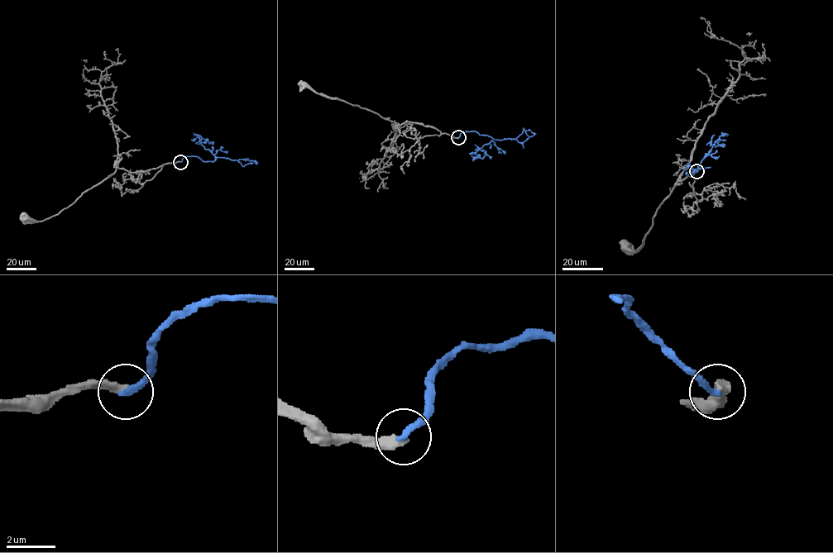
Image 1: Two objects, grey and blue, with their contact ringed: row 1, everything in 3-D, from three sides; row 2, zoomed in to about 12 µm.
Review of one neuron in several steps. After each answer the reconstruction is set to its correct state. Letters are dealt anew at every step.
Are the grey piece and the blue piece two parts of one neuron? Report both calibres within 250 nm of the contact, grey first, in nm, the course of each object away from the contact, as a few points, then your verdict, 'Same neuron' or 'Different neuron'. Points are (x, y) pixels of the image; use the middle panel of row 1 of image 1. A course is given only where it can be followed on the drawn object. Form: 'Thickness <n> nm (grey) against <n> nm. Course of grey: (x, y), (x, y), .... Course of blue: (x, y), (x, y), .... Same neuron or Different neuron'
Thickness 340 nm (grey) against 260 nm. Course of grey: (458, 137), (411, 121), (395, 125), (366, 108), (317, 93), (303, 84). Course of blue: (458, 137), (462, 132), (471, 131), (493, 139), (479, 149), (485, 154), (481, 159), (479, 154), (469, 154). Different neuron

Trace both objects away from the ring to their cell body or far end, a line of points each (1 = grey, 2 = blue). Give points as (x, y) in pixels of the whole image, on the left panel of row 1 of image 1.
1: (180, 162), (164, 164), (144, 172), (129, 172), (117, 167), (113, 173), (57, 214), (39, 221), (25, 215)
2: (180, 162), (184, 157), (198, 157), (209, 161), (215, 159), (201, 144), (208, 139), (201, 136), (191, 140)

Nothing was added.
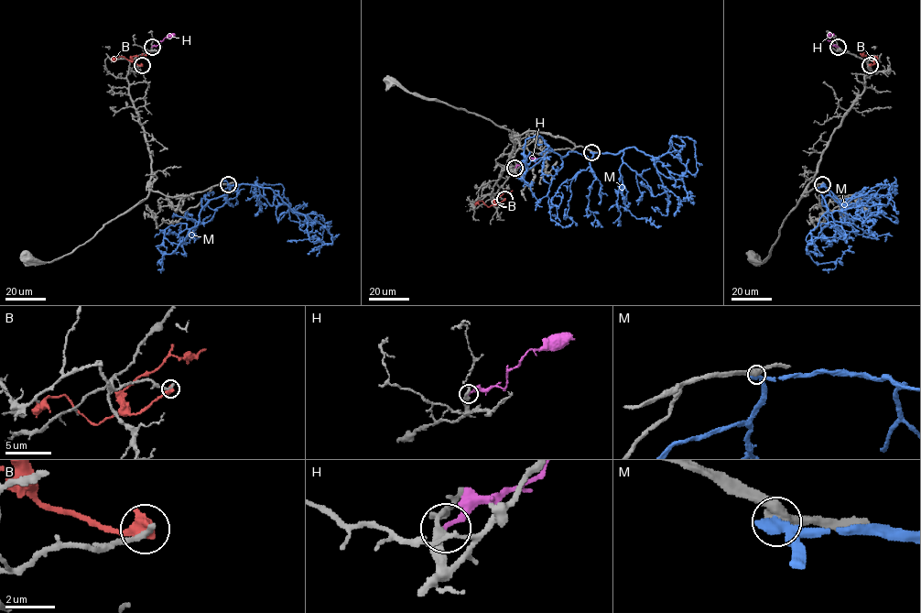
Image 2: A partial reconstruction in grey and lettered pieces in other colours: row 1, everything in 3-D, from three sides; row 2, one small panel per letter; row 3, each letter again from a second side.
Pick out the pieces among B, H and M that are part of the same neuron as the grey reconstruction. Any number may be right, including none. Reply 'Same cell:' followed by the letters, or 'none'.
Same cell: none

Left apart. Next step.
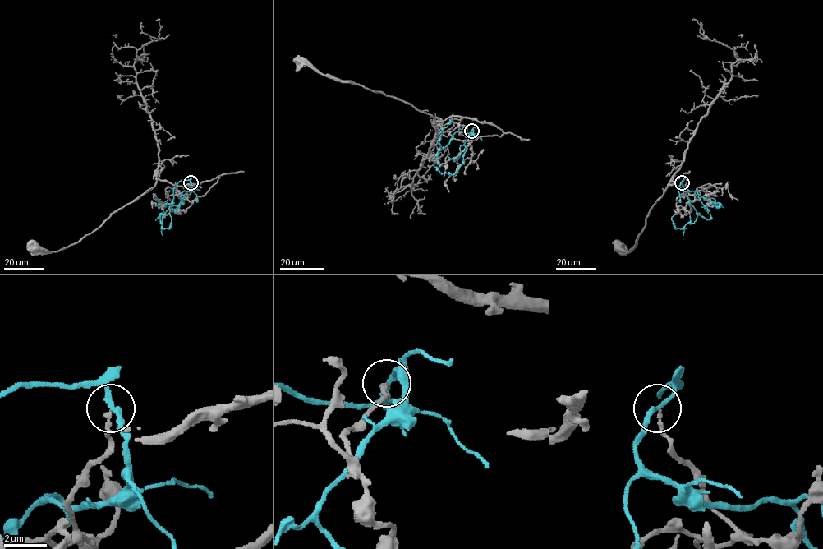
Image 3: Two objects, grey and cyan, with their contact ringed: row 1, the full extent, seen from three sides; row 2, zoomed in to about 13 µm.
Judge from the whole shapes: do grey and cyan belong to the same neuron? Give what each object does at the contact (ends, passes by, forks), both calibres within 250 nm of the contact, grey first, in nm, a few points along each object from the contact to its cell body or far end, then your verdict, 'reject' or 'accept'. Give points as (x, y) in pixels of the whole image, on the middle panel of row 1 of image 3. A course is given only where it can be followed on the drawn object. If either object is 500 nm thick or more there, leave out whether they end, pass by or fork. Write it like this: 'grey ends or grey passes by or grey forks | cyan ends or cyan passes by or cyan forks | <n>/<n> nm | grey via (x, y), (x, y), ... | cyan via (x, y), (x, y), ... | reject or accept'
grey ends | cyan passes by | 190/220 nm | grey via (471, 131), (467, 145), (503, 133), (459, 116), (436, 120), (301, 62) | cyan via (471, 131), (470, 133), (456, 131), (445, 147), (441, 147), (439, 132), (448, 123) | reject

